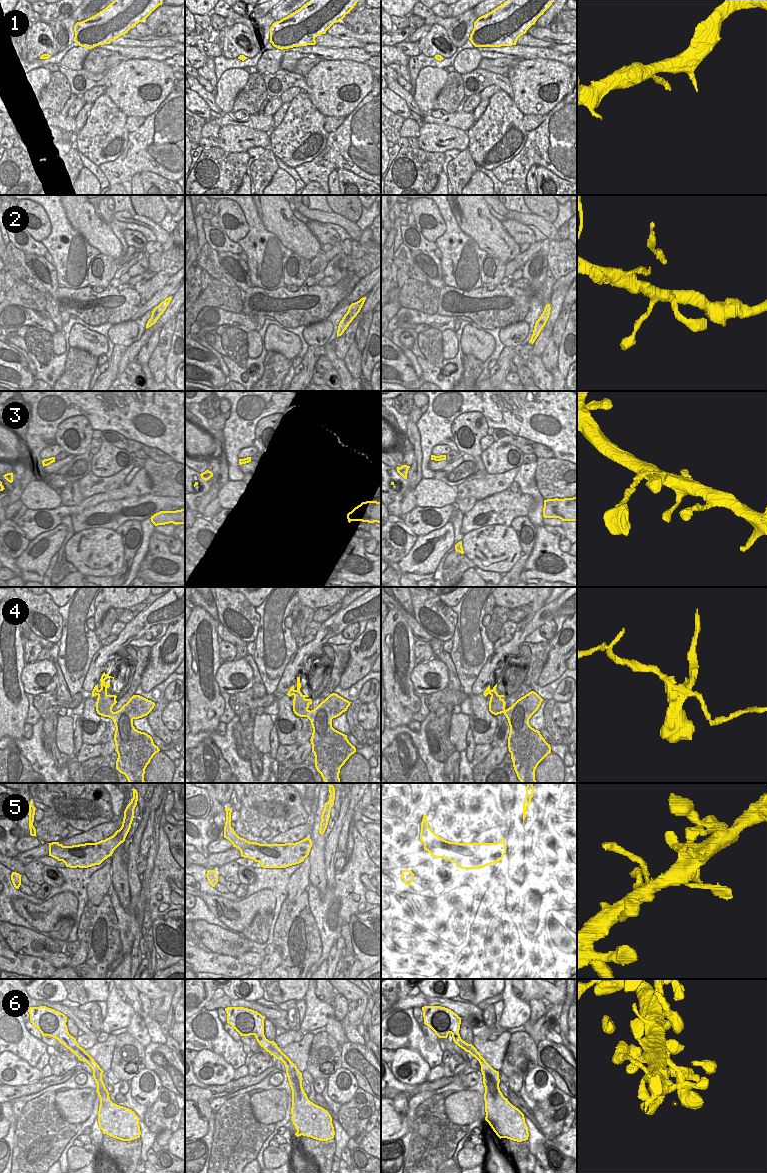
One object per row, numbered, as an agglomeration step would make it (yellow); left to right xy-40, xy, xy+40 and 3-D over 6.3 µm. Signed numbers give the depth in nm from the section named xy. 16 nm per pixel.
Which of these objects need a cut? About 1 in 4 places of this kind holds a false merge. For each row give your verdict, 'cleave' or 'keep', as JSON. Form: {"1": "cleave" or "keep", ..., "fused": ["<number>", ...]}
{"1": "keep", "2": "keep", "3": "keep", "4": "cleave", "5": "keep", "6": "keep", "fused": ["4"]}

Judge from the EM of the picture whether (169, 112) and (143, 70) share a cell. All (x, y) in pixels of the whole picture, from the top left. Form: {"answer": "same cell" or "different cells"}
{"answer": "different cells"}

